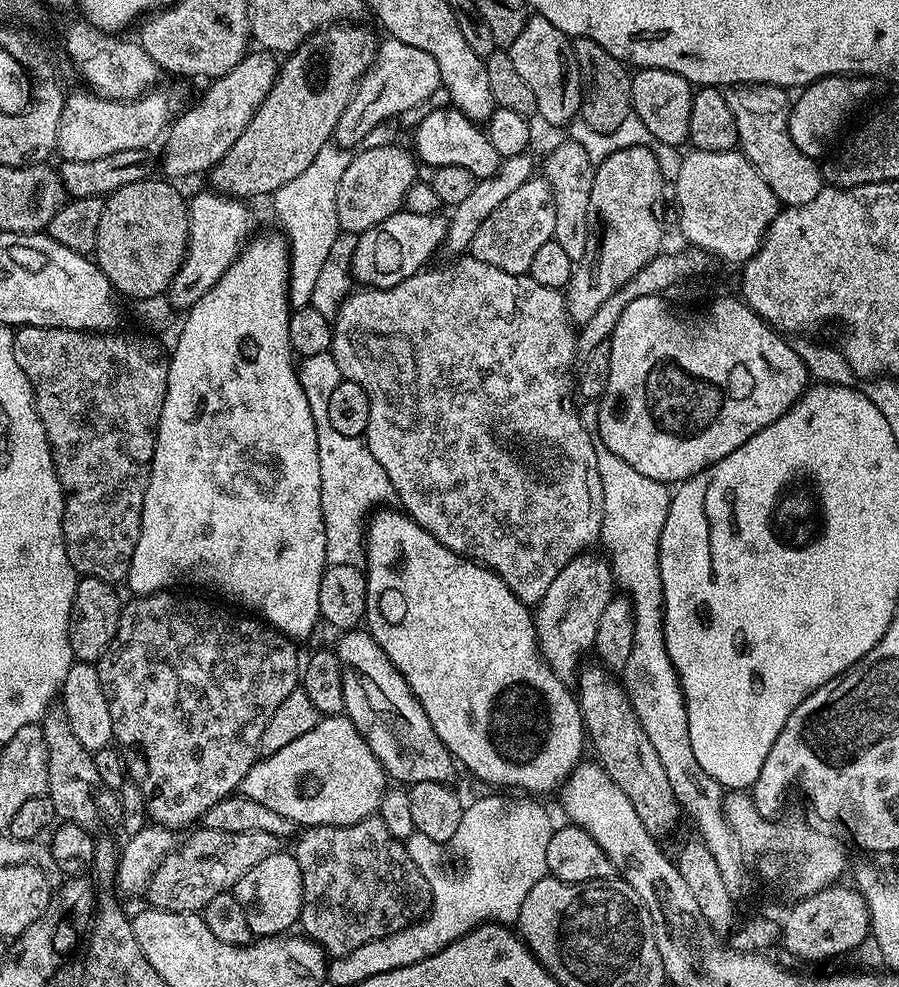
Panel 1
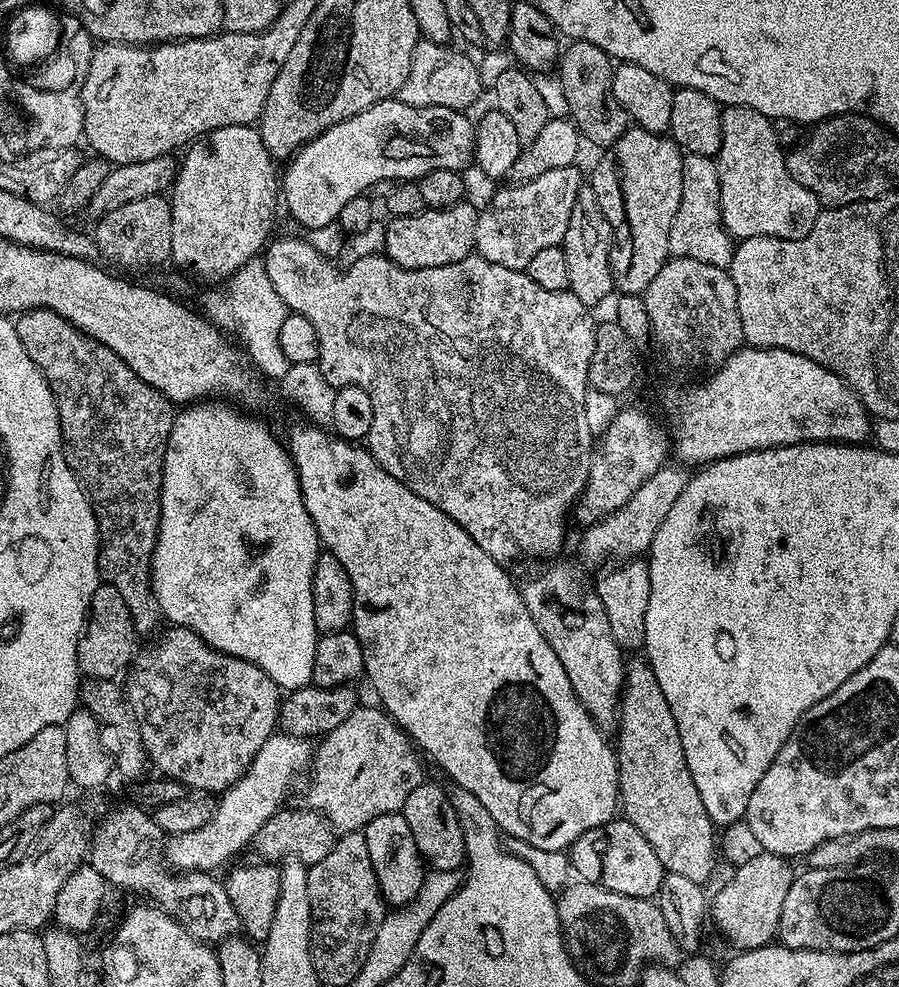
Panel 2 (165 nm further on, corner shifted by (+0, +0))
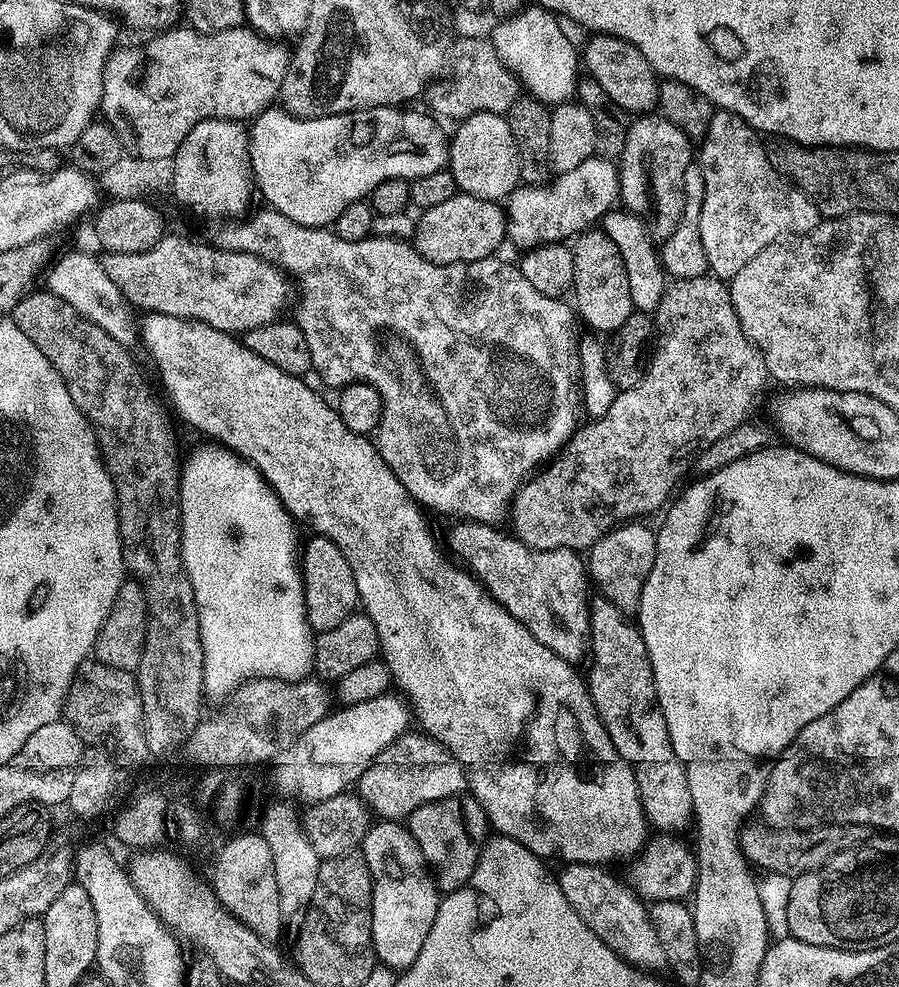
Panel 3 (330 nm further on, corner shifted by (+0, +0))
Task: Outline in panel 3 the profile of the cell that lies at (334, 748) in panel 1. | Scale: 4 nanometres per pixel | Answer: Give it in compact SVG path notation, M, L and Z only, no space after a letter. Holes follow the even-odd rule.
M408 730L397 737L392 744L386 746L372 760L372 763L354 785L361 803L368 808L369 813L376 815L377 812L377 817L380 820L407 821L409 814L414 810L418 810L418 806L422 806L426 802L441 800L442 798L459 796L465 791L464 769L460 767L460 764L453 759L452 755L438 741L427 734L416 732Z

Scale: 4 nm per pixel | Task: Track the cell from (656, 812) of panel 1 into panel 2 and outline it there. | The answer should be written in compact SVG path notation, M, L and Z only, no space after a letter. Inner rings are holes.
M552 562L549 568L544 568L533 580L522 584L520 593L526 602L526 610L530 610L530 618L542 630L542 638L550 642L550 650L558 654L558 662L562 662L562 670L566 670L566 678L570 678L570 686L574 686L574 694L582 702L582 706L590 714L590 718L600 731L608 734L613 731L618 720L620 710L620 697L624 691L624 669L626 656L614 642L614 634L610 634L610 622L606 618L606 606L602 606L602 598L598 598L595 587L580 581L580 572L568 564Z

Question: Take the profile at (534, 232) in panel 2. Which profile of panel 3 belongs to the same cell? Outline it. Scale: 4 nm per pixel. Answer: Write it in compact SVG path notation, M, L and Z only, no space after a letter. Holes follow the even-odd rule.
M595 154L586 158L586 162L574 166L574 170L561 172L552 179L539 184L517 186L509 194L506 201L506 240L509 245L512 243L514 247L520 248L519 250L527 250L543 244L571 241L581 232L591 229L595 225L592 224L595 220L596 223L603 221L604 215L613 211L620 194L620 176L617 165L613 161L604 160Z

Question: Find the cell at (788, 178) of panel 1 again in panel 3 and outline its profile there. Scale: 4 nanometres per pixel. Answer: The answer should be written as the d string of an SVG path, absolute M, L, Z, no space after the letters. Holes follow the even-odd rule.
M716 110L710 118L710 130L698 148L698 163L704 179L700 215L702 250L706 250L708 272L725 282L731 281L732 276L738 274L738 270L742 270L742 266L746 266L754 254L758 254L758 250L766 250L766 246L781 238L791 238L814 230L822 219L812 201L795 184L786 182L774 170L774 166L770 166L770 158L766 158L764 146L761 133L751 128L742 117L733 112Z

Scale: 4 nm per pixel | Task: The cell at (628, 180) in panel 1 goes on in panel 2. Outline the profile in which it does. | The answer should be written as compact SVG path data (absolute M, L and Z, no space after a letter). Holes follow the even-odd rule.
M632 126L622 134L622 138L618 138L618 142L603 149L599 155L600 161L592 172L590 183L598 198L598 206L612 227L614 243L608 259L612 267L612 279L621 293L642 294L670 258L670 226L682 202L682 162L685 153L671 135L648 132L645 128Z

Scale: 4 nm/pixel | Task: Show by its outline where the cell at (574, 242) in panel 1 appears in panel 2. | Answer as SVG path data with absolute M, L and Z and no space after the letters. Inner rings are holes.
M581 183L576 207L578 210L570 214L570 226L566 230L562 245L566 254L568 291L576 295L578 302L595 306L595 304L602 303L611 292L614 292L612 267L608 261L614 237L610 222L598 206L598 198L594 194L591 183Z

